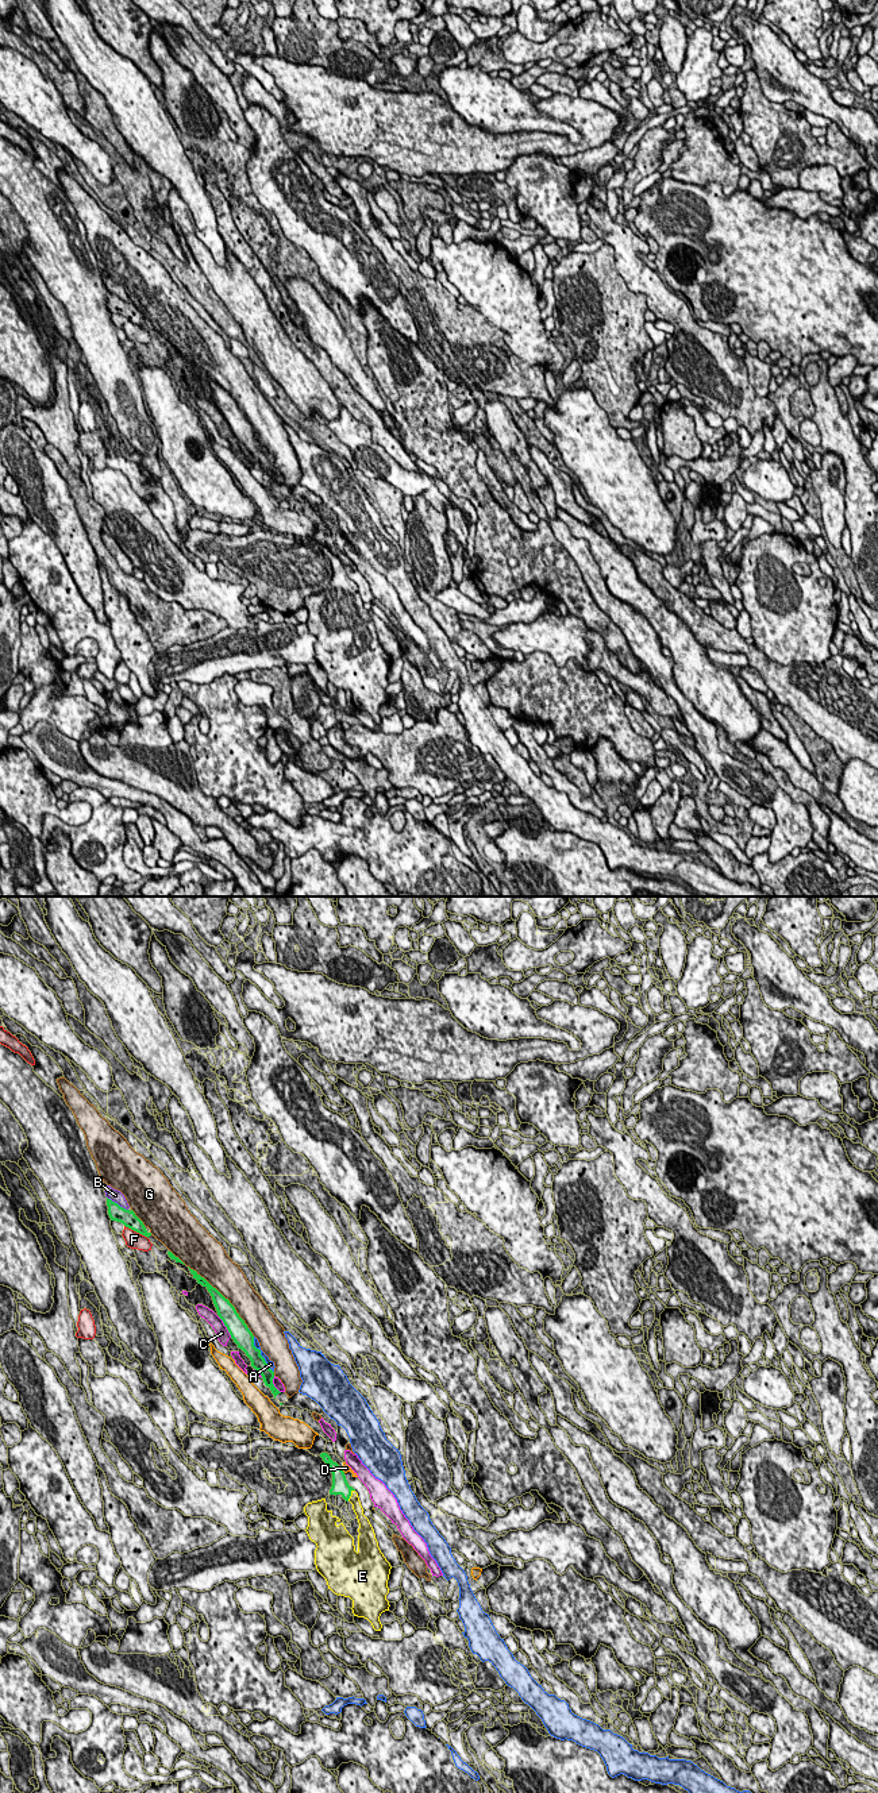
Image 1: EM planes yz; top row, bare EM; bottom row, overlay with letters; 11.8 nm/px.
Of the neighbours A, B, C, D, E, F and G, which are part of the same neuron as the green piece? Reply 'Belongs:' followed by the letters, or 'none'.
Belongs: E

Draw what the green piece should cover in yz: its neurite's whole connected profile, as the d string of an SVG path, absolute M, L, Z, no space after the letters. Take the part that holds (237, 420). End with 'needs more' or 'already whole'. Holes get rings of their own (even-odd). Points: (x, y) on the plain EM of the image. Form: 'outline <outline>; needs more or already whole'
outline M190 362L193 371L199 377L205 379L212 389L213 397L216 400L219 410L227 420L231 431L242 441L251 454L251 459L261 464L263 475L270 481L274 491L281 486L273 477L274 464L267 459L265 451L261 448L261 443L254 439L254 428L249 423L244 413L239 409L235 400L226 392L216 381L213 381L204 370L201 370L196 363Z; already whole

